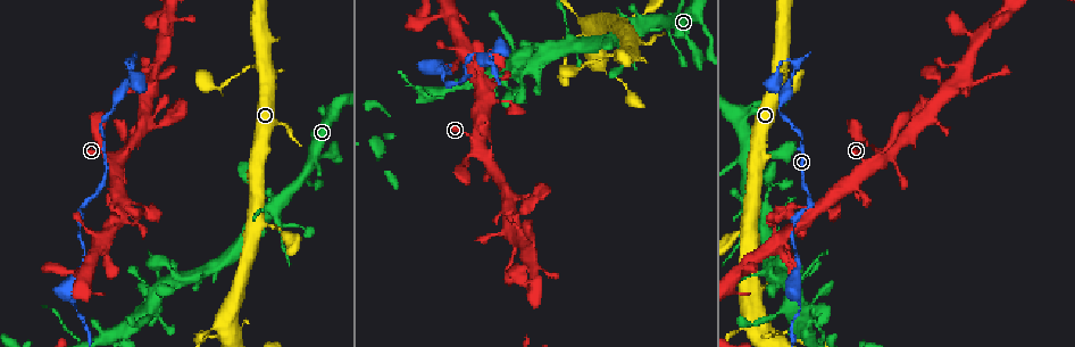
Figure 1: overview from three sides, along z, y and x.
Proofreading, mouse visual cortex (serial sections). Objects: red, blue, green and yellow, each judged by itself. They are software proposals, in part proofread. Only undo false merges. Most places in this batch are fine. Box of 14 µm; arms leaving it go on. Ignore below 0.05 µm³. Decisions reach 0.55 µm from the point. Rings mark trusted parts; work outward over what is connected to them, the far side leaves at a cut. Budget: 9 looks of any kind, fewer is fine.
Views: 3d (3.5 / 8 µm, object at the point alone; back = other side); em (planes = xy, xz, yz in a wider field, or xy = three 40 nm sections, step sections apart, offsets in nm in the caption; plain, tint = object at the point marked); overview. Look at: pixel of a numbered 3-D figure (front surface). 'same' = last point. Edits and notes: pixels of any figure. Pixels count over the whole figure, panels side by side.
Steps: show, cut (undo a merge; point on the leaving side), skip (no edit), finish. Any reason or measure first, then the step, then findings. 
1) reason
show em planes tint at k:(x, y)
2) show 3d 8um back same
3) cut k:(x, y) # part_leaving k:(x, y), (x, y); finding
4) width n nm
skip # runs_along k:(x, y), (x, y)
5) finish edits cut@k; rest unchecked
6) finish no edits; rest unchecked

a narrow waist
show 3d 3.5um at 1:(510, 101)

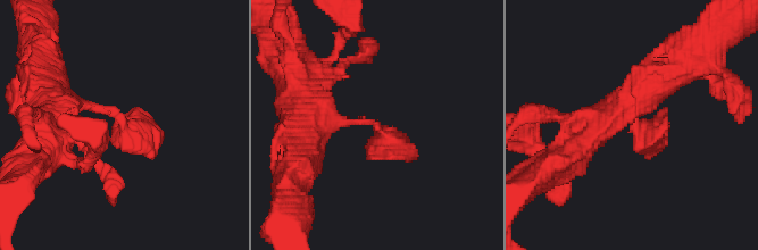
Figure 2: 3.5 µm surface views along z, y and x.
shape alone is not enough
show em xy step 2 tint at 2:(636, 121)

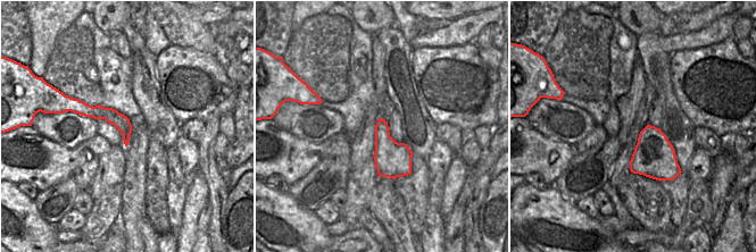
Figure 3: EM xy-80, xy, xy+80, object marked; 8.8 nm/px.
skip # runs_along 2:(305, 111), (367, 121), (416, 156); continuous, no second cell

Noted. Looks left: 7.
four or more arms meet
show 3d 3.5um at 1:(146, 303)

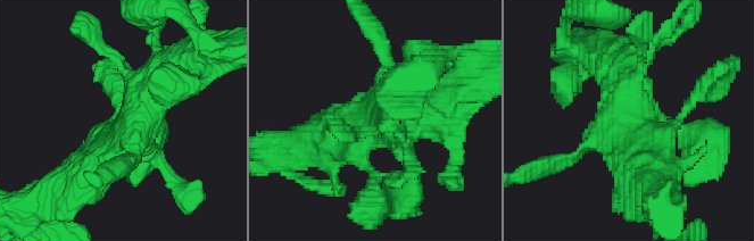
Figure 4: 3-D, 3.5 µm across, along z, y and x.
skip # all the same cell

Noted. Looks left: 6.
sharp bend
show 3d 3.5um back at 1:(72, 300)

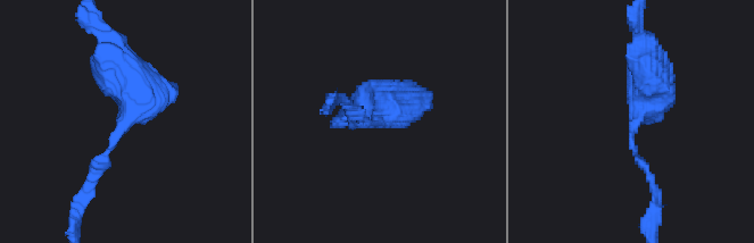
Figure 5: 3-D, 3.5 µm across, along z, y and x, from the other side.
arm_widths 150, 500 nm
show em planes tint at 5:(635, 115)

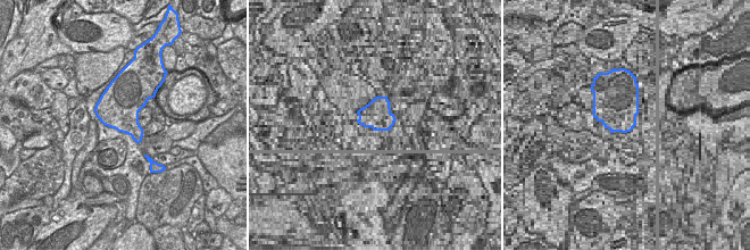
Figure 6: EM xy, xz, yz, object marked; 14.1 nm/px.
skip # one cell here

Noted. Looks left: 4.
three arms meet
show 3d 3.5um at 1:(778, 247)

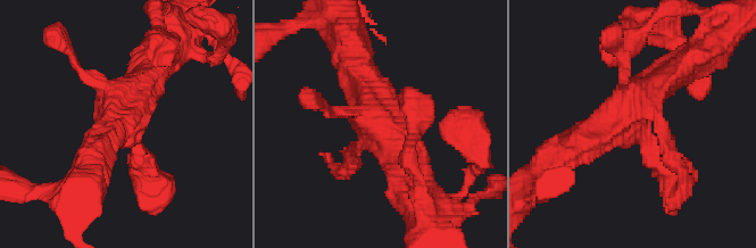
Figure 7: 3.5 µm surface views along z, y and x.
show em xy step 5 tint at 7:(635, 120)

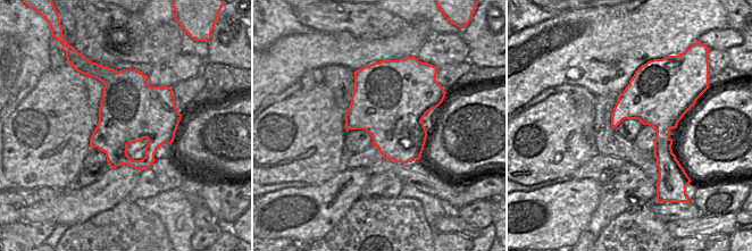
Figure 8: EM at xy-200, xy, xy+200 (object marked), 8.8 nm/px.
skip # runs_along 7:(681, 66), (576, 147); continuous, no second cell

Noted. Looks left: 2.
finish no edits; rest unchecked

